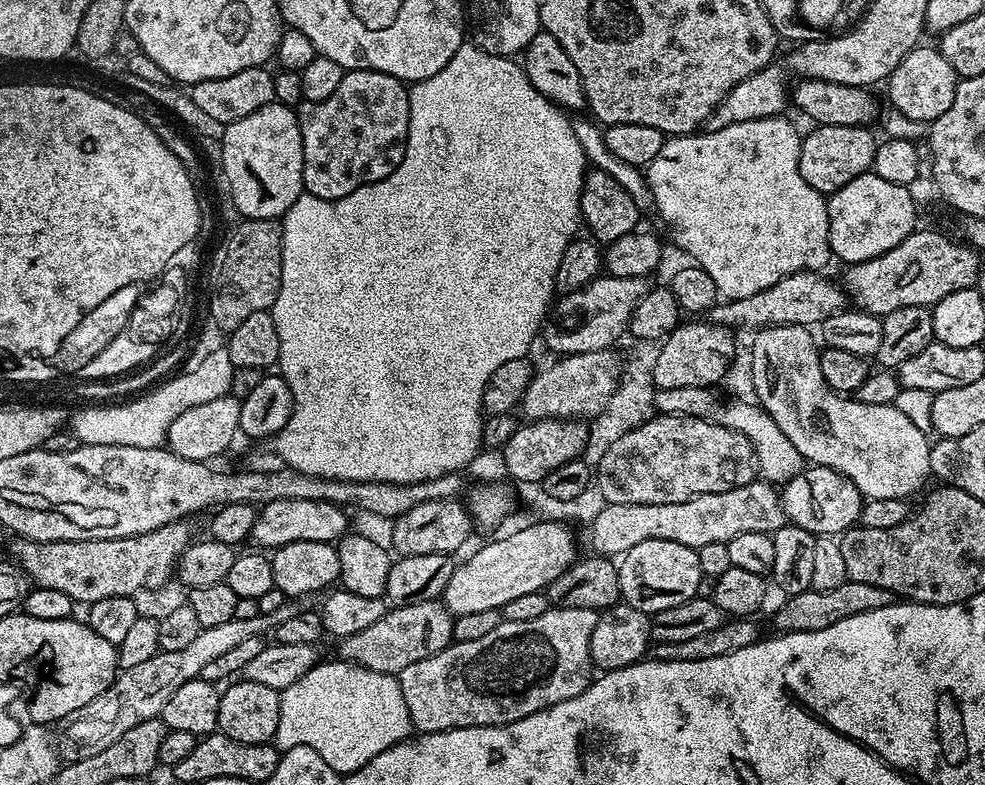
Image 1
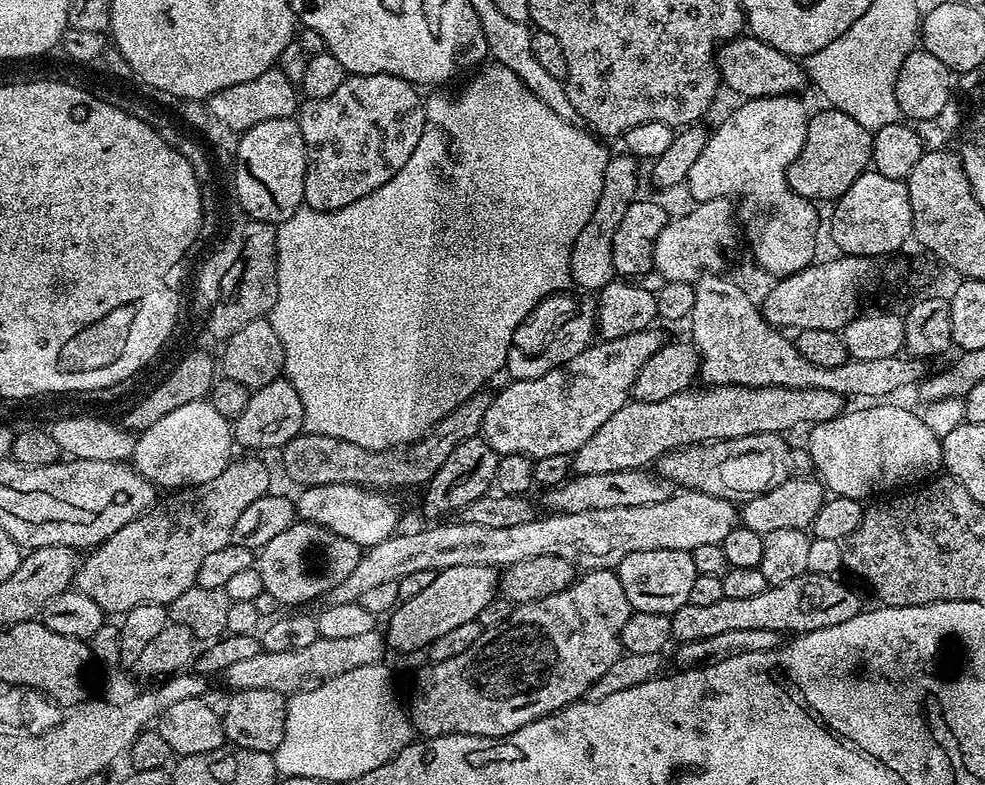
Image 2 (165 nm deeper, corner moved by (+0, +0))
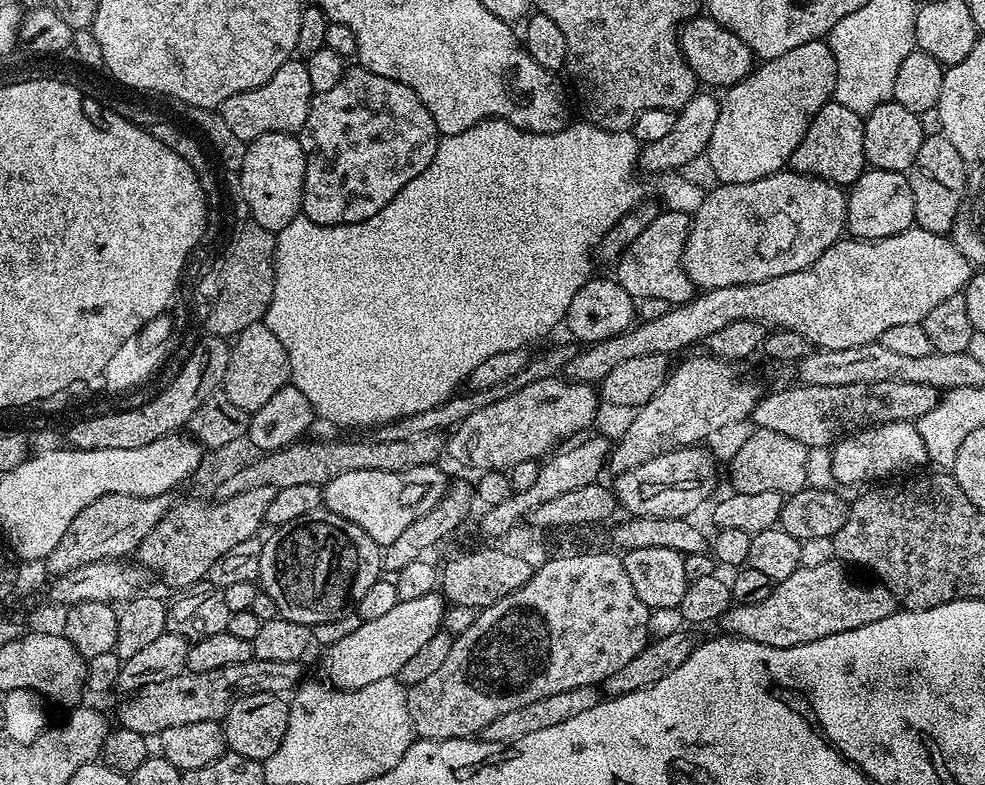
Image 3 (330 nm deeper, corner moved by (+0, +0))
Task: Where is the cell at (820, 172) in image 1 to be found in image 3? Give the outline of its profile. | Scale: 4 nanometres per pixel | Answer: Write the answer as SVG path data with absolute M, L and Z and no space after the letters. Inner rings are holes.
M829 99L814 114L802 142L798 142L798 150L789 158L787 167L804 176L817 176L820 180L828 180L832 184L851 186L866 171L864 159L864 116L848 110L835 99Z

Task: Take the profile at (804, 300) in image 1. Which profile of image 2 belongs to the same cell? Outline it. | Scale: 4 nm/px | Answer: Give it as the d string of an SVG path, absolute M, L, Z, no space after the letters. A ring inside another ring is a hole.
M659 327L644 328L613 340L601 339L582 354L554 370L529 380L512 380L492 396L486 410L482 436L500 456L522 454L533 461L550 454L571 457L590 434L628 403L638 370L658 354L666 342Z

